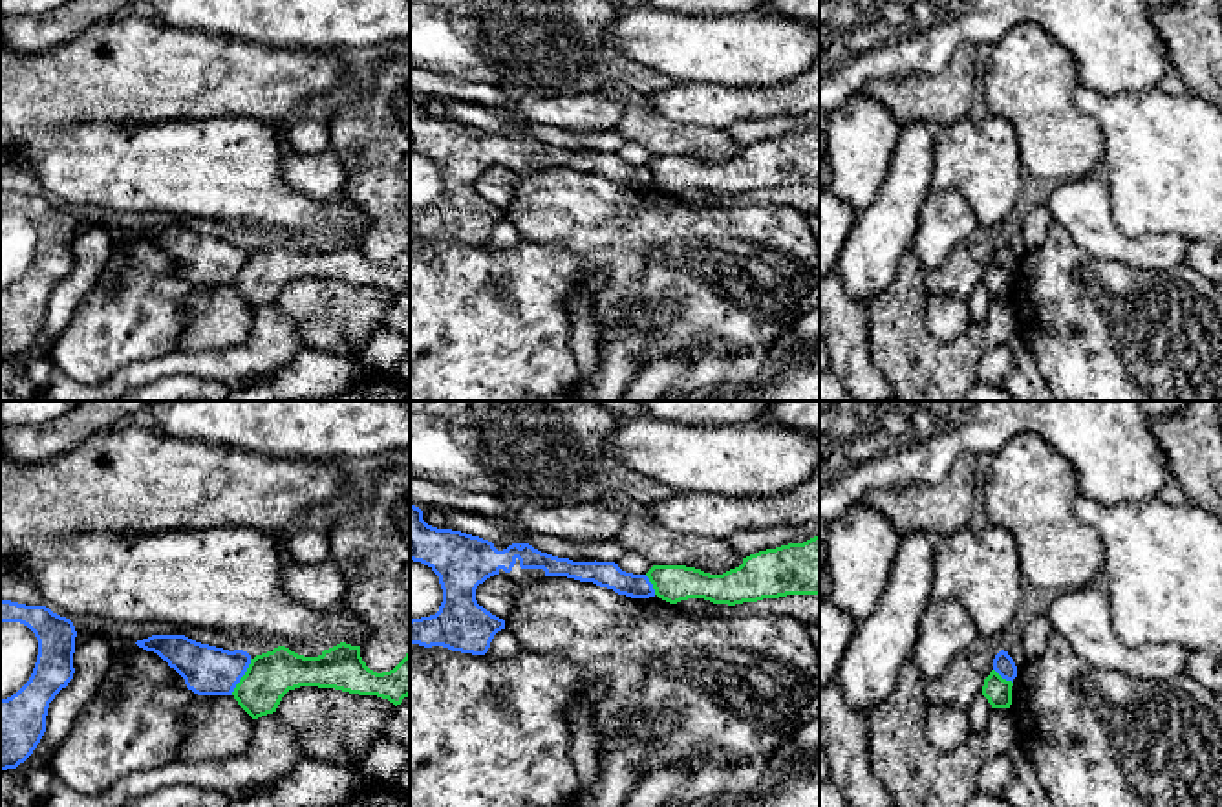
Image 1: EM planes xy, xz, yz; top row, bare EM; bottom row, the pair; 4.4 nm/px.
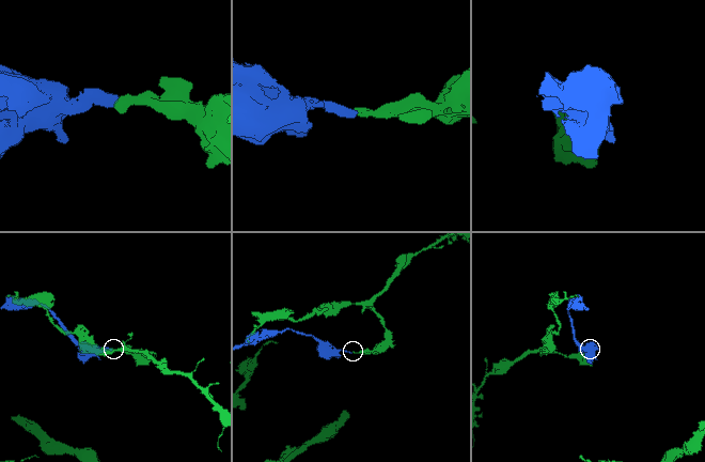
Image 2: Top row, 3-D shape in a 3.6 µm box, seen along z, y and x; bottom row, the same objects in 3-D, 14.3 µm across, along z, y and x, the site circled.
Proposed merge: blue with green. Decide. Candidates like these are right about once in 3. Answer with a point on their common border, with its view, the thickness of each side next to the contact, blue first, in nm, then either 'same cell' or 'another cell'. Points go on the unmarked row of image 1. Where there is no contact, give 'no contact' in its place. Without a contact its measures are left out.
xy (242, 266) | 220/200 nm | another cell

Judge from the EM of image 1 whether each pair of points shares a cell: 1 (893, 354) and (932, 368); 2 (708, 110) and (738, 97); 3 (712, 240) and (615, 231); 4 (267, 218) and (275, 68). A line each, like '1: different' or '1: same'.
1: same
2: same
3: same
4: different

